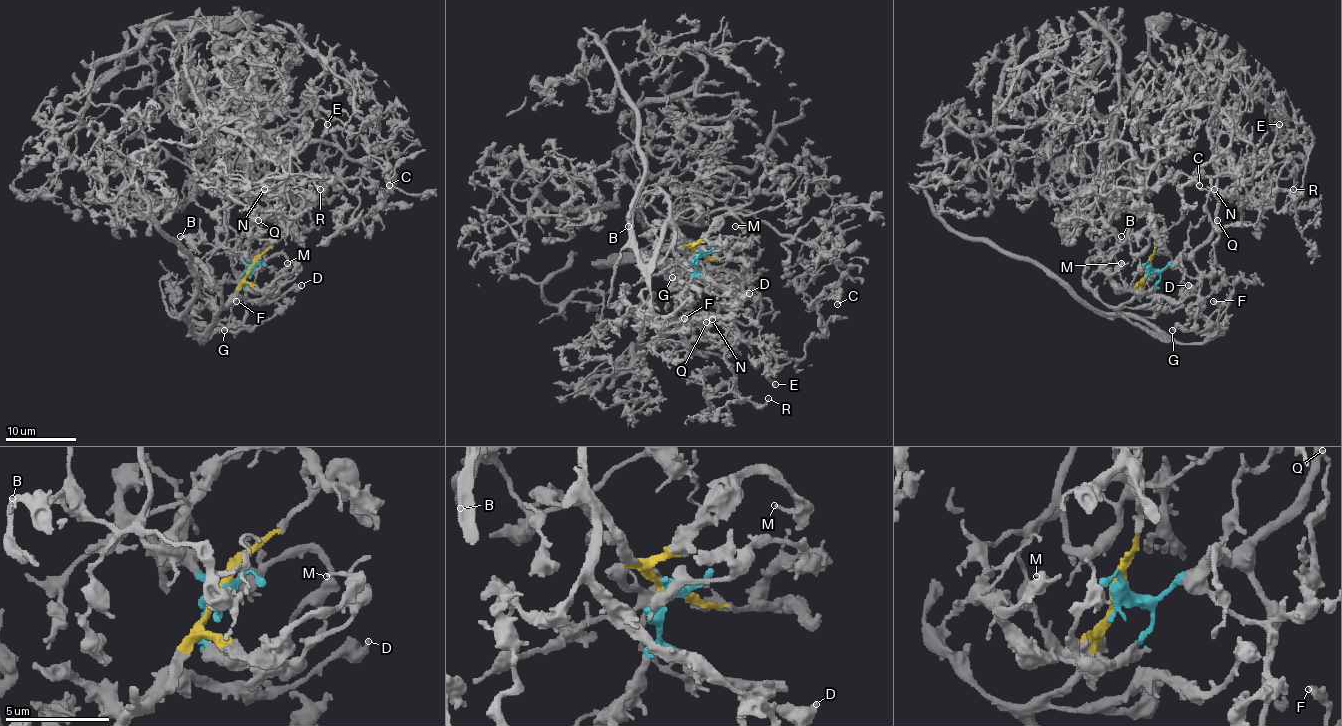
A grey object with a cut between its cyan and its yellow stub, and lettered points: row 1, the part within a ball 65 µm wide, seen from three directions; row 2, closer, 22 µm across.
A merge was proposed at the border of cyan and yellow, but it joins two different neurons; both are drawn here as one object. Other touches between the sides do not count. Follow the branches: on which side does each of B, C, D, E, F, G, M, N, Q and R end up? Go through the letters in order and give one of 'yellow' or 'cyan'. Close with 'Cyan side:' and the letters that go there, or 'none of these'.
B: yellow
C: cyan
D: yellow
E: cyan
F: yellow
G: cyan
M: yellow
N: cyan
Q: cyan
R: cyan
Cyan side: C, E, G, N, Q, R

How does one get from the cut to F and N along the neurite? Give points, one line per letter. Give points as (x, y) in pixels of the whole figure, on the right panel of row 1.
F: (1148, 267), (1136, 293), (1118, 311), (1150, 330), (1177, 343), (1207, 343), (1218, 329), (1219, 307), (1212, 300)
N: (1148, 267), (1189, 256), (1214, 228), (1210, 132), (1226, 173), (1196, 182), (1230, 199), (1214, 189)

